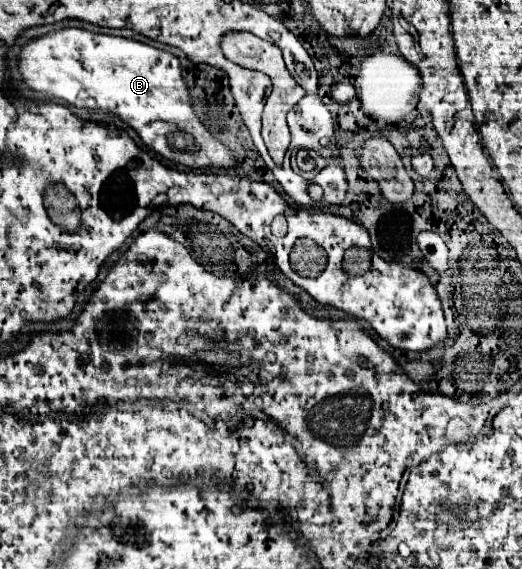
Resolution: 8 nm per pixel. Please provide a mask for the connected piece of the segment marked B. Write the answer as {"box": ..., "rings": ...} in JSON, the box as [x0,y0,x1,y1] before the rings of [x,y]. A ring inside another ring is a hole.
{"box":[17,27,241,169],"rings":[[[65,27],[65,29],[51,31],[47,35],[35,37],[29,43],[25,43],[17,57],[17,69],[23,77],[23,83],[33,93],[43,95],[43,99],[47,99],[47,101],[67,103],[75,109],[85,109],[85,111],[107,111],[107,113],[119,117],[121,121],[125,121],[129,127],[133,127],[137,131],[141,141],[147,147],[151,147],[153,153],[161,155],[163,159],[167,159],[171,163],[195,167],[195,169],[213,165],[213,157],[215,157],[215,167],[219,167],[219,169],[237,167],[241,163],[237,159],[235,151],[229,149],[225,143],[221,143],[211,133],[211,129],[197,117],[197,113],[193,109],[191,91],[183,77],[181,61],[179,61],[179,57],[175,57],[167,51],[161,51],[157,47],[151,47],[151,45],[145,45],[141,41],[127,39],[127,37],[99,35],[99,33],[91,33],[87,29]],[[173,131],[187,131],[189,135],[193,135],[199,145],[199,151],[197,153],[173,153],[171,145],[167,143],[167,133],[173,133]]]}

